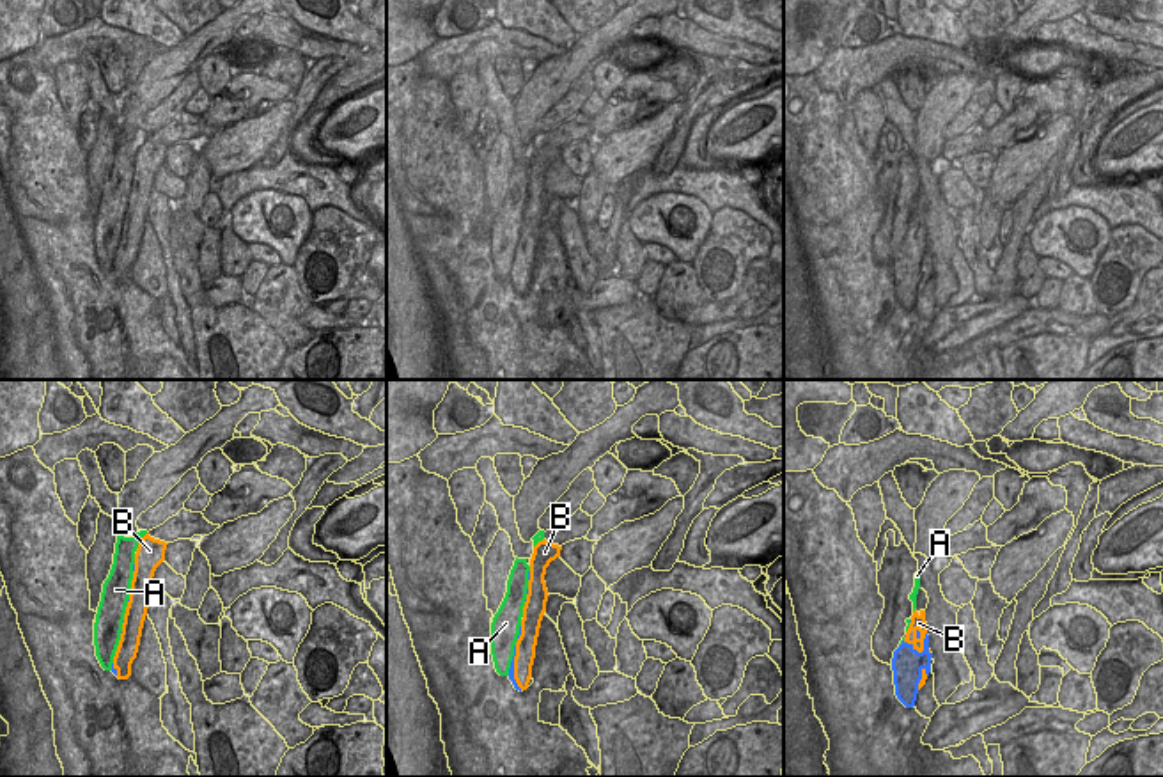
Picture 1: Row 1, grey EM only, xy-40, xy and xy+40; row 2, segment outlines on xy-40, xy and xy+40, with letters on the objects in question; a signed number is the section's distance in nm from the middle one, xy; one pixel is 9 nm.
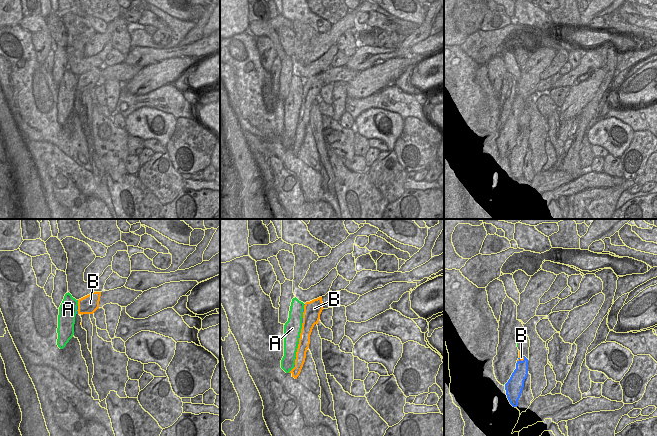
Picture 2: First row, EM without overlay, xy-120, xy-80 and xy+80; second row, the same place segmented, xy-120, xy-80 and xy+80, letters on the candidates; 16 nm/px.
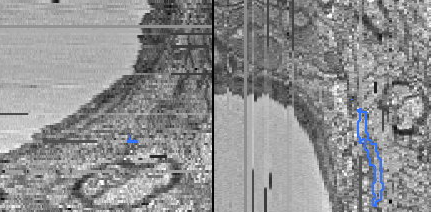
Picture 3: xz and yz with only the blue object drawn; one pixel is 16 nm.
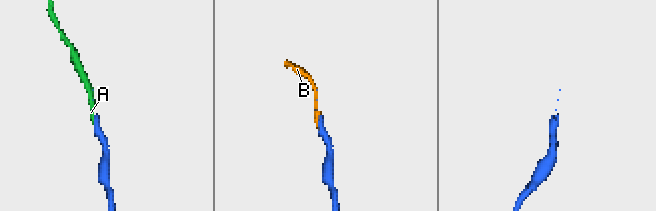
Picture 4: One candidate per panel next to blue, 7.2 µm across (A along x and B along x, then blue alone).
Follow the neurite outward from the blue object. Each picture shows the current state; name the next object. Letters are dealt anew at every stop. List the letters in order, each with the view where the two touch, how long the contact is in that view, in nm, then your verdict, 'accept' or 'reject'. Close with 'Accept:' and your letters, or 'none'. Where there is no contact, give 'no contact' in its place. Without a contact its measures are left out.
A: xy | 300 nm | accept
B: xy+40 | 240 nm | reject
Accept: A

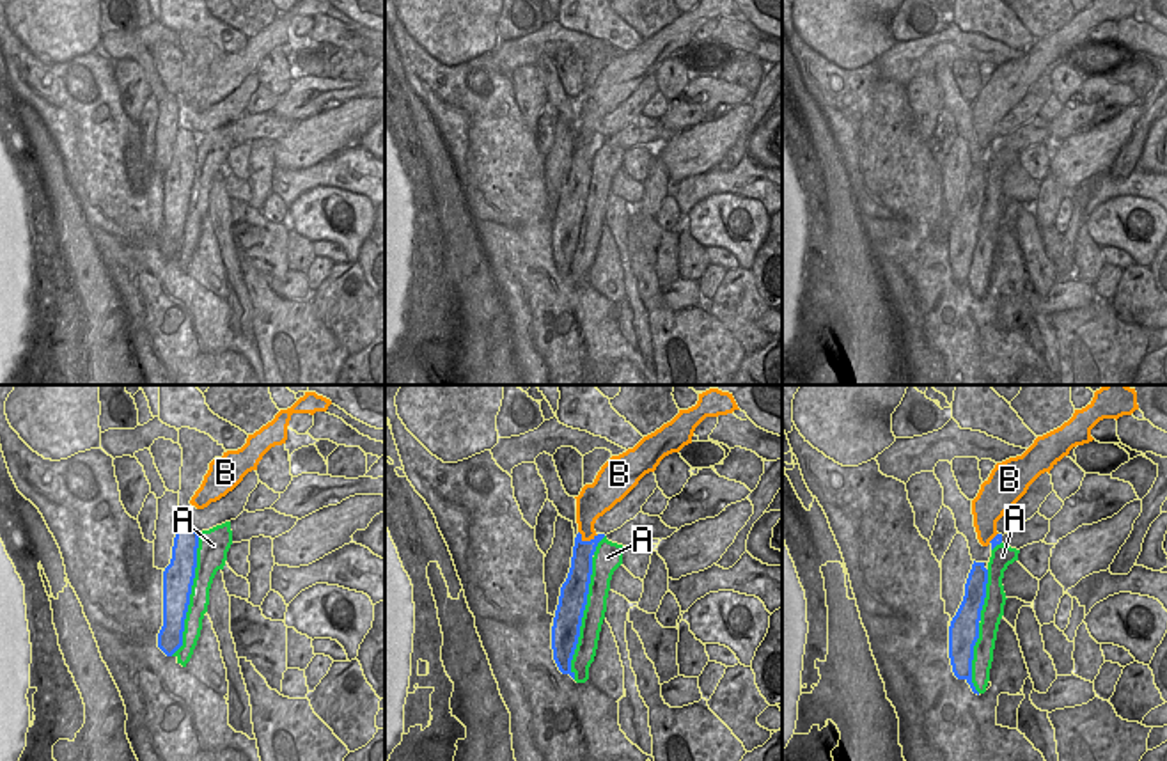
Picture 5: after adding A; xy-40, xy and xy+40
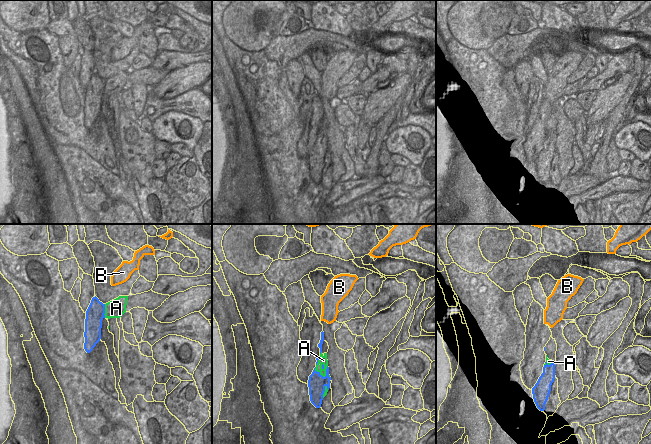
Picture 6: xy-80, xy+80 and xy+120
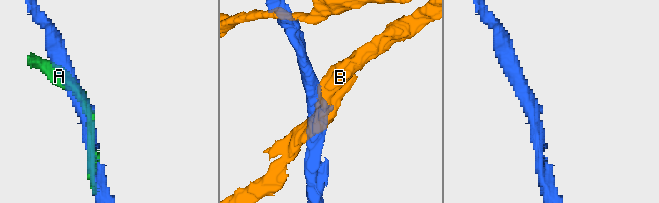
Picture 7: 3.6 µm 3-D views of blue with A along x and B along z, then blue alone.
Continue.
A: xy | 1100 nm | reject
B: xy | 190 nm | reject
Accept: none

